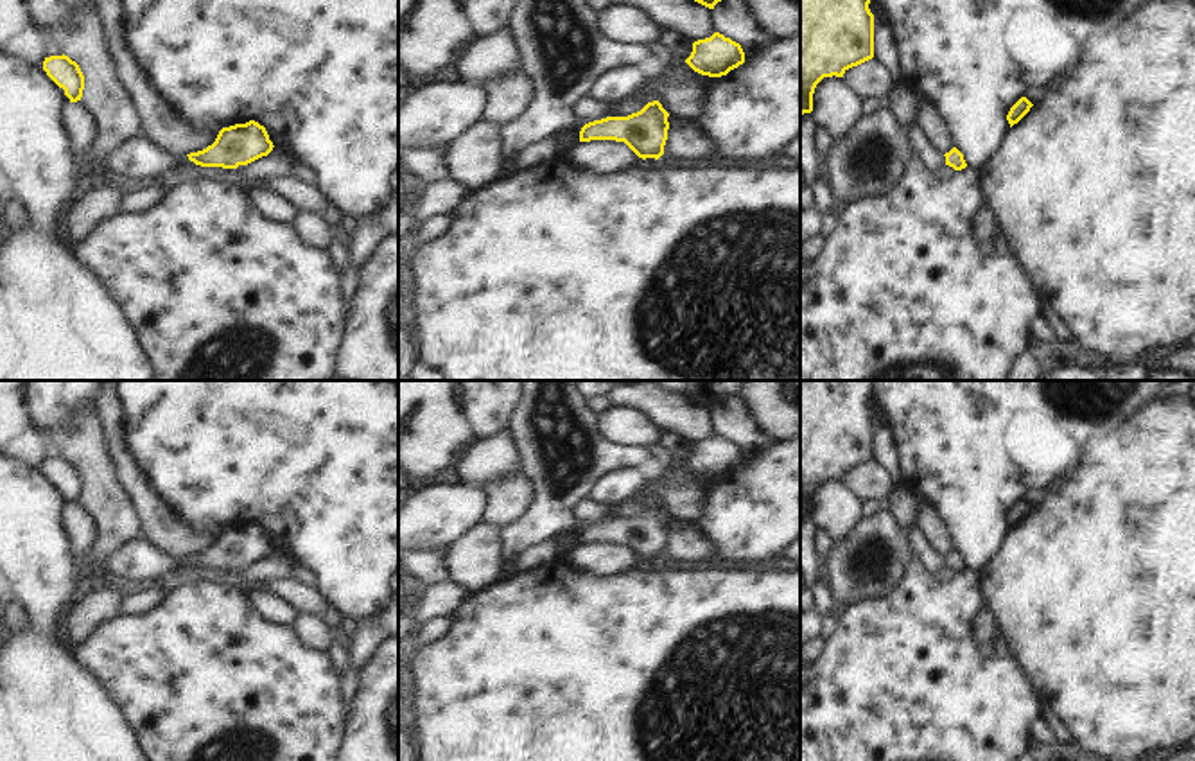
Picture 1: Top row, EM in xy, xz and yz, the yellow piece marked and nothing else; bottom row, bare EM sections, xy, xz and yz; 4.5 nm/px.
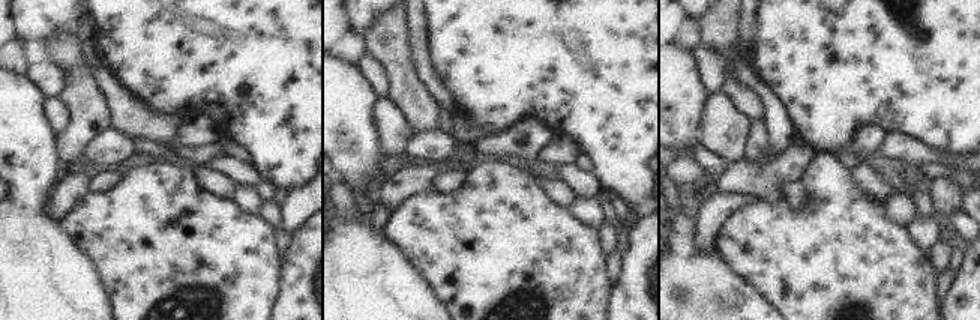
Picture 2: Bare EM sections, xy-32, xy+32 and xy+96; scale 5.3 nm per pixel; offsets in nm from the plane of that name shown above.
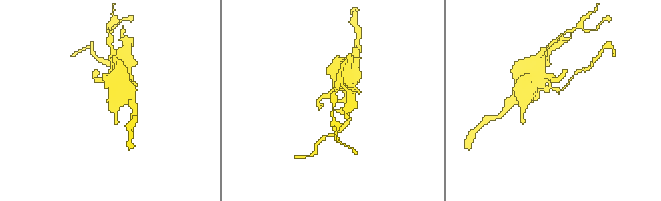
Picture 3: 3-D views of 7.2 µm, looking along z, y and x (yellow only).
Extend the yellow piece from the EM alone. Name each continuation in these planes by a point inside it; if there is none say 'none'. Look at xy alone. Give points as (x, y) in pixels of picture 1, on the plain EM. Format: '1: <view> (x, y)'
none

